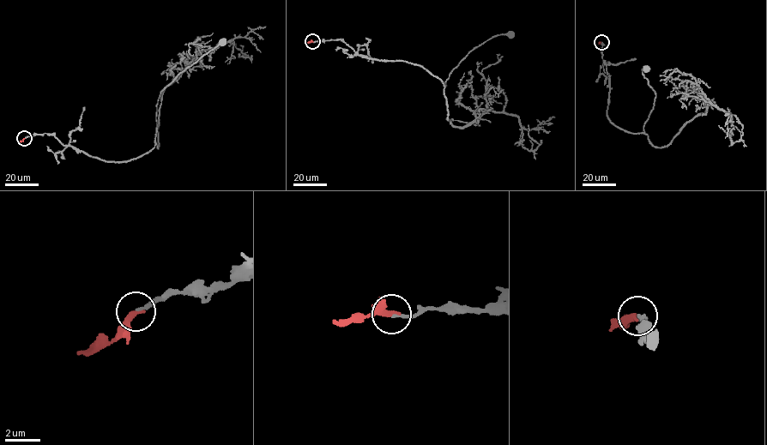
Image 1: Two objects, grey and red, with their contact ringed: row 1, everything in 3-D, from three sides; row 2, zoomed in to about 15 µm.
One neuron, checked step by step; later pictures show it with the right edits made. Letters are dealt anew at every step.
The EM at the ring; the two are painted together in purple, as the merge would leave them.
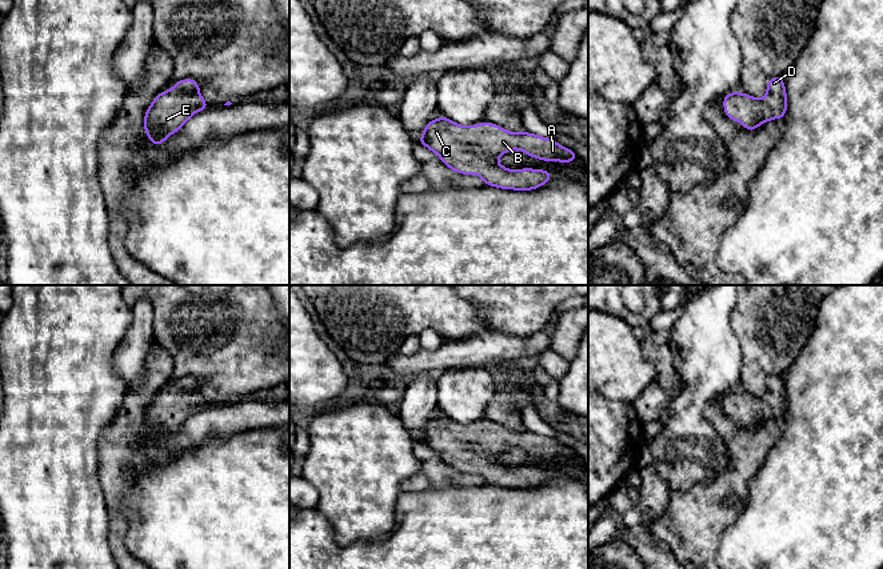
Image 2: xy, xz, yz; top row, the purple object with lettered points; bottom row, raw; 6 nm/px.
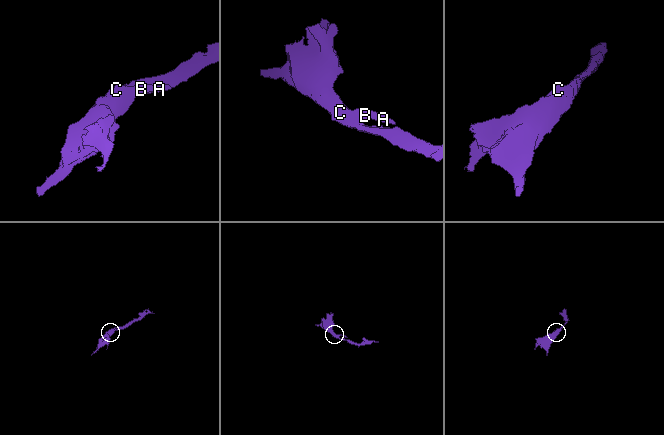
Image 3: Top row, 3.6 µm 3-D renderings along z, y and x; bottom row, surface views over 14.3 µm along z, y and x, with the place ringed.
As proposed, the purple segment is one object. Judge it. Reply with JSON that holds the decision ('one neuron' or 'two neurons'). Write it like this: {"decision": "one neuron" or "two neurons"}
{"decision": "one neuron"}

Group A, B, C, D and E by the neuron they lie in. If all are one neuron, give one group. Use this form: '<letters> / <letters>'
A B C D E

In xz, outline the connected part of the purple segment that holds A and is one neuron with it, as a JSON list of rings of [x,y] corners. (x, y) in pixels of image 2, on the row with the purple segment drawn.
[[[444,115],[429,120],[421,137],[416,141],[437,153],[451,169],[463,173],[479,173],[486,185],[503,189],[536,189],[550,180],[551,171],[524,168],[510,171],[495,159],[510,149],[519,148],[524,153],[542,160],[572,163],[579,156],[555,140],[530,132],[512,133],[488,121],[474,127],[462,127]]]

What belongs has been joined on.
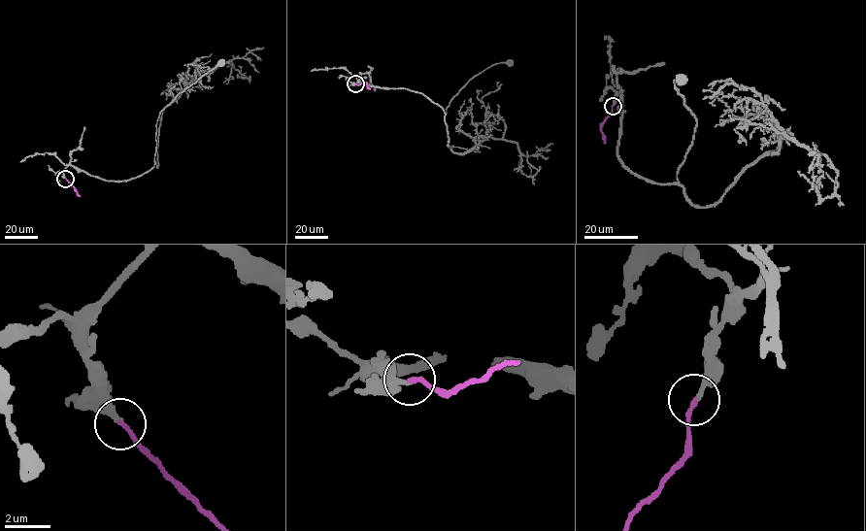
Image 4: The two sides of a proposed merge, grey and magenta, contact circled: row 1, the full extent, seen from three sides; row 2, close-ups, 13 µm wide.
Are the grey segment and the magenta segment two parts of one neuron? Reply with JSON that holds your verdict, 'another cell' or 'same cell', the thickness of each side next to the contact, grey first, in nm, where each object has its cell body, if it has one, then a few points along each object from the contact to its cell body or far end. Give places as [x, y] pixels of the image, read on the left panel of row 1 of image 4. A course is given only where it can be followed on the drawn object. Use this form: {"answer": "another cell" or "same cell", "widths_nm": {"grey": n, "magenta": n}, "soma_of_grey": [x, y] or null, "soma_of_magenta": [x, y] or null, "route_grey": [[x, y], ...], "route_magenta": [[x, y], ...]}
{"answer": "same cell", "widths_nm": {"grey": 200, "magenta": 200}, "soma_of_grey": [221, 62], "soma_of_magenta": null, "route_grey": [[65, 179], [63, 171], [68, 165], [119, 181], [152, 168], [159, 112], [221, 63]], "route_magenta": [[65, 179], [80, 196]]}

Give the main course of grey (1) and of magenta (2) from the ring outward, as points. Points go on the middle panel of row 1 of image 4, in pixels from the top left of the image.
1: (355, 84), (421, 93), (443, 109), (445, 118), (452, 98), (471, 79), (493, 65), (510, 63)
2: (355, 83), (364, 82), (370, 88)

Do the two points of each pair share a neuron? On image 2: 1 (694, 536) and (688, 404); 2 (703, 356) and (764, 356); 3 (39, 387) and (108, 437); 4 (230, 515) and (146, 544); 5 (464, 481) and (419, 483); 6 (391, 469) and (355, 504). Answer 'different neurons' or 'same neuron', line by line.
1: different neurons
2: different neurons
3: different neurons
4: same neuron
5: same neuron
6: same neuron

